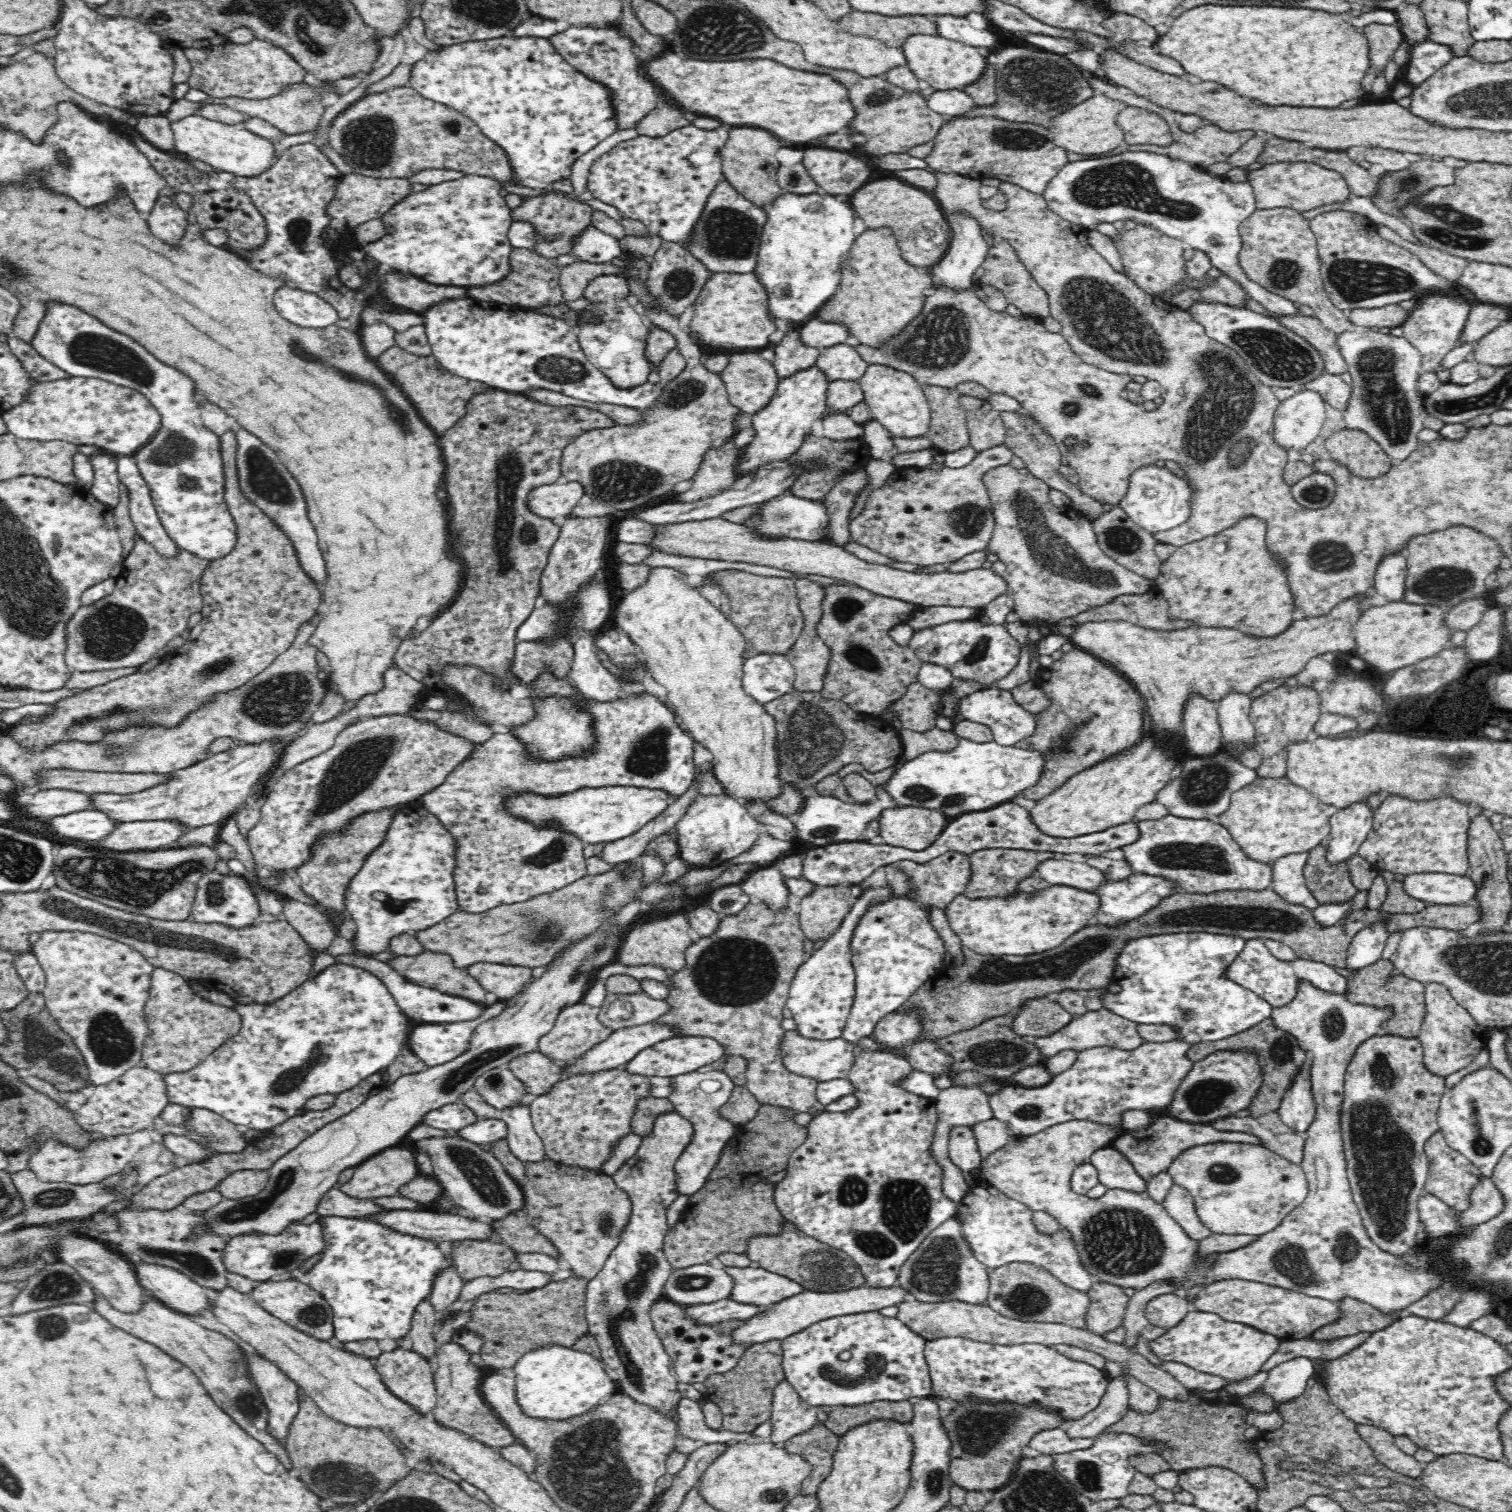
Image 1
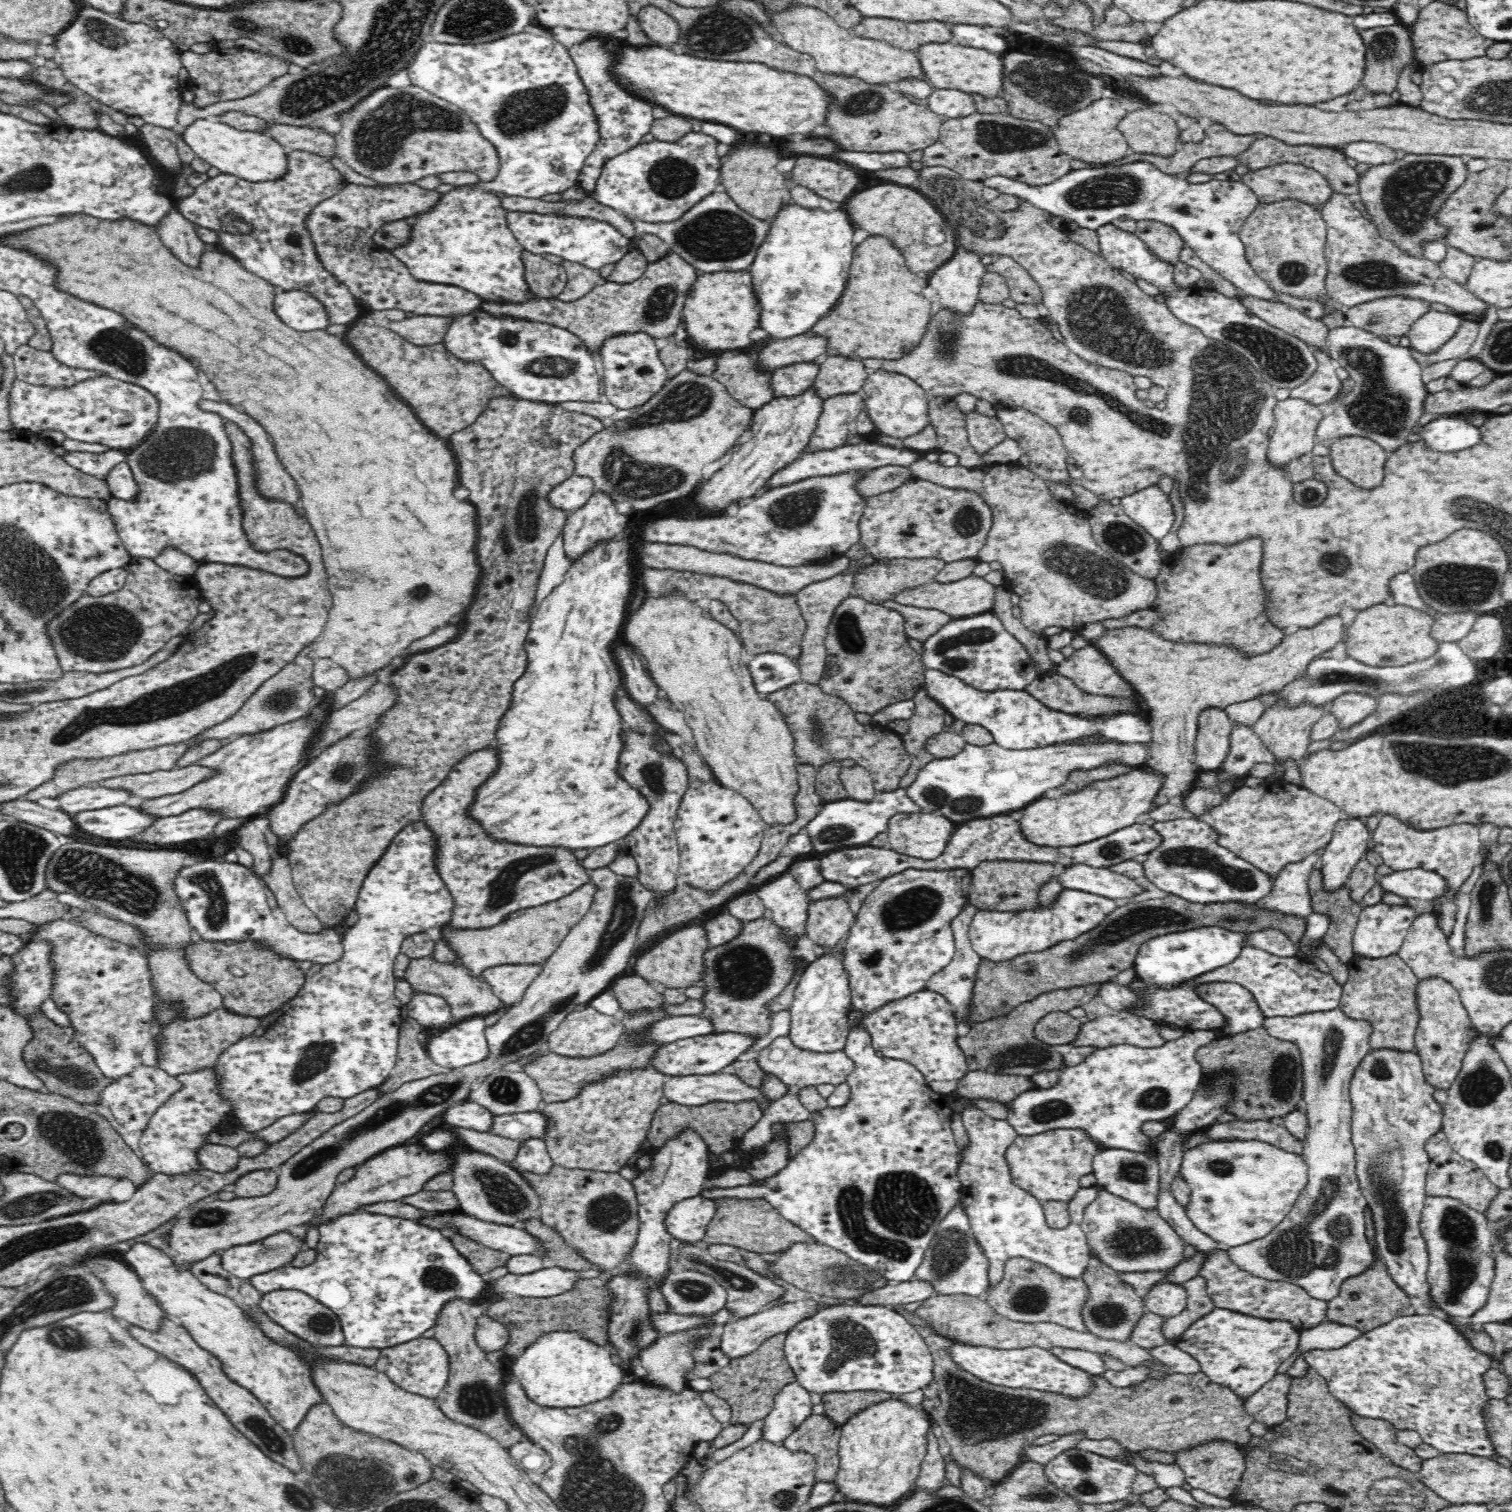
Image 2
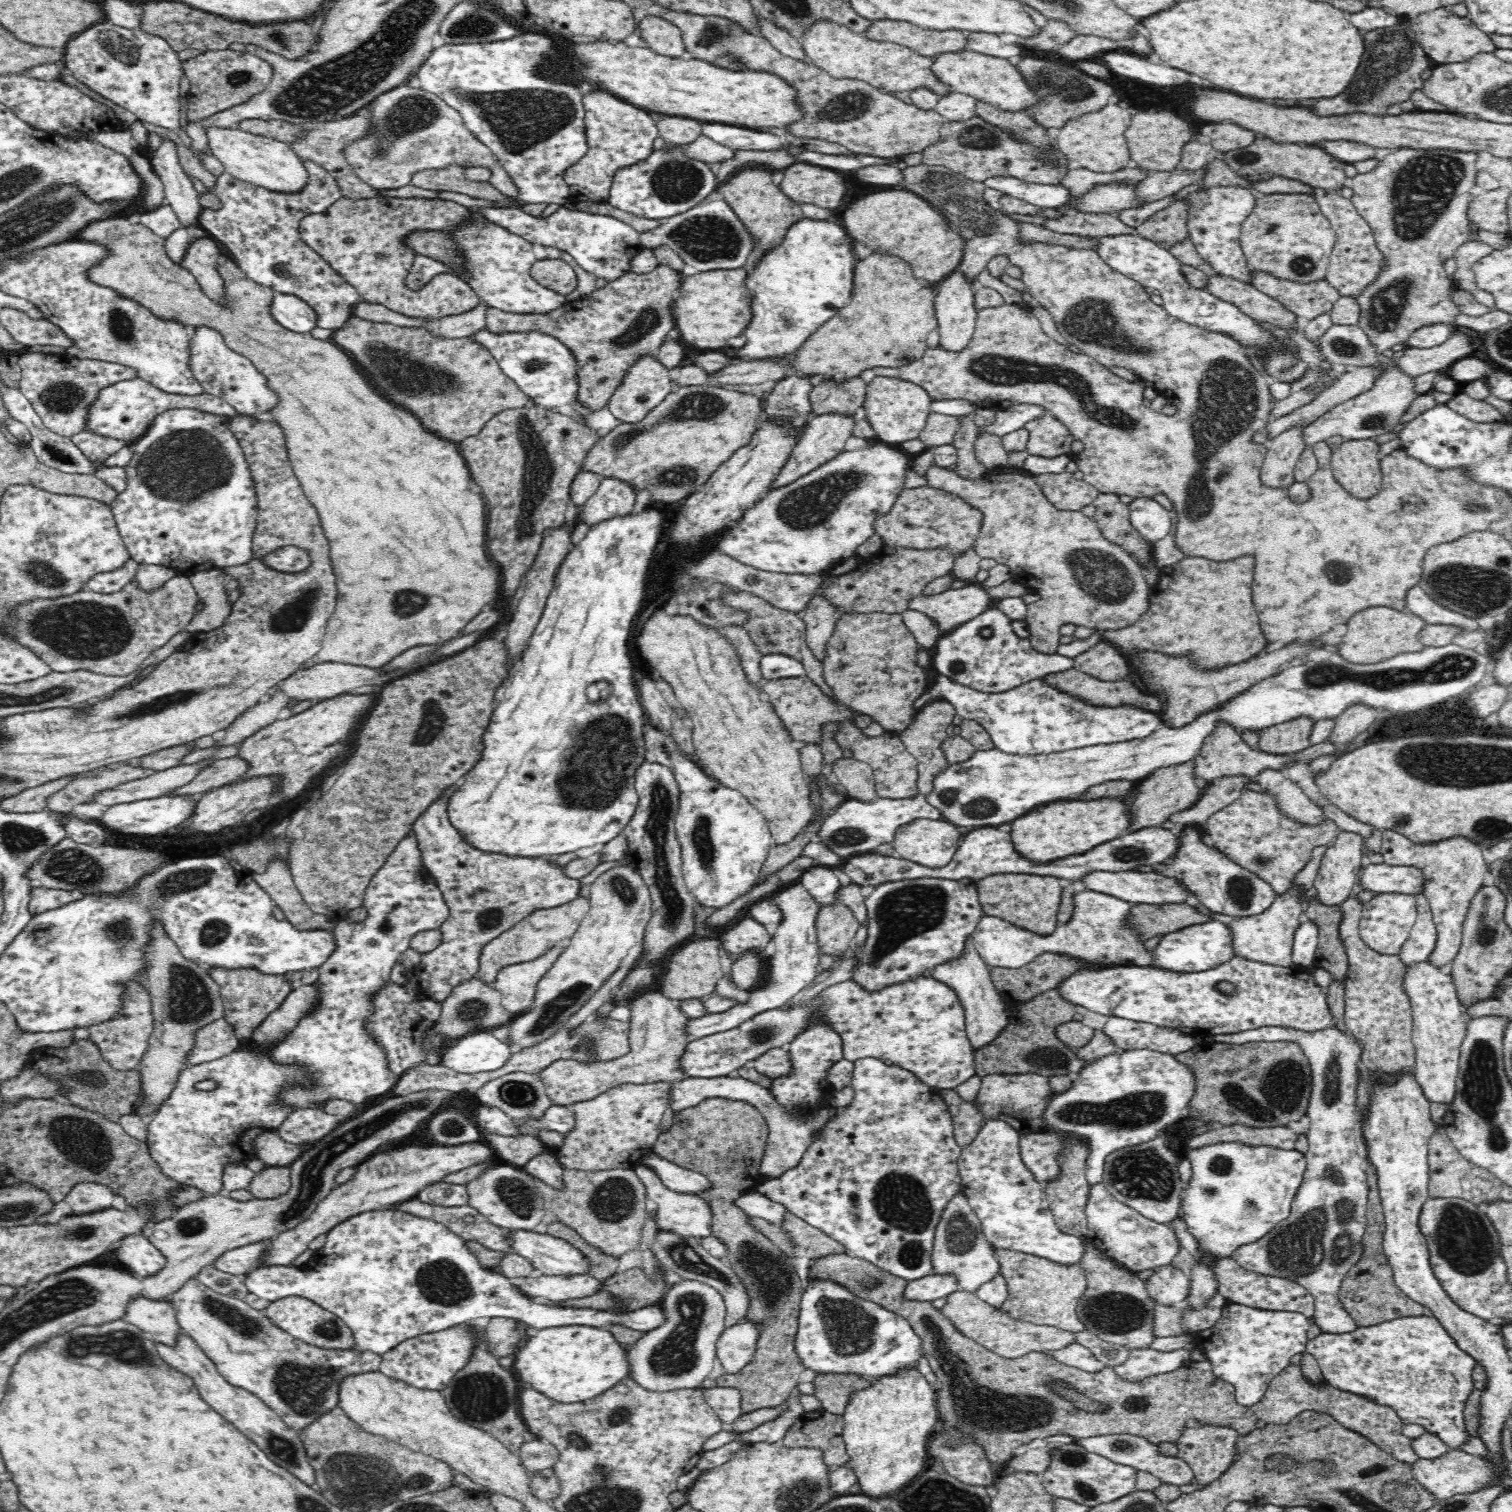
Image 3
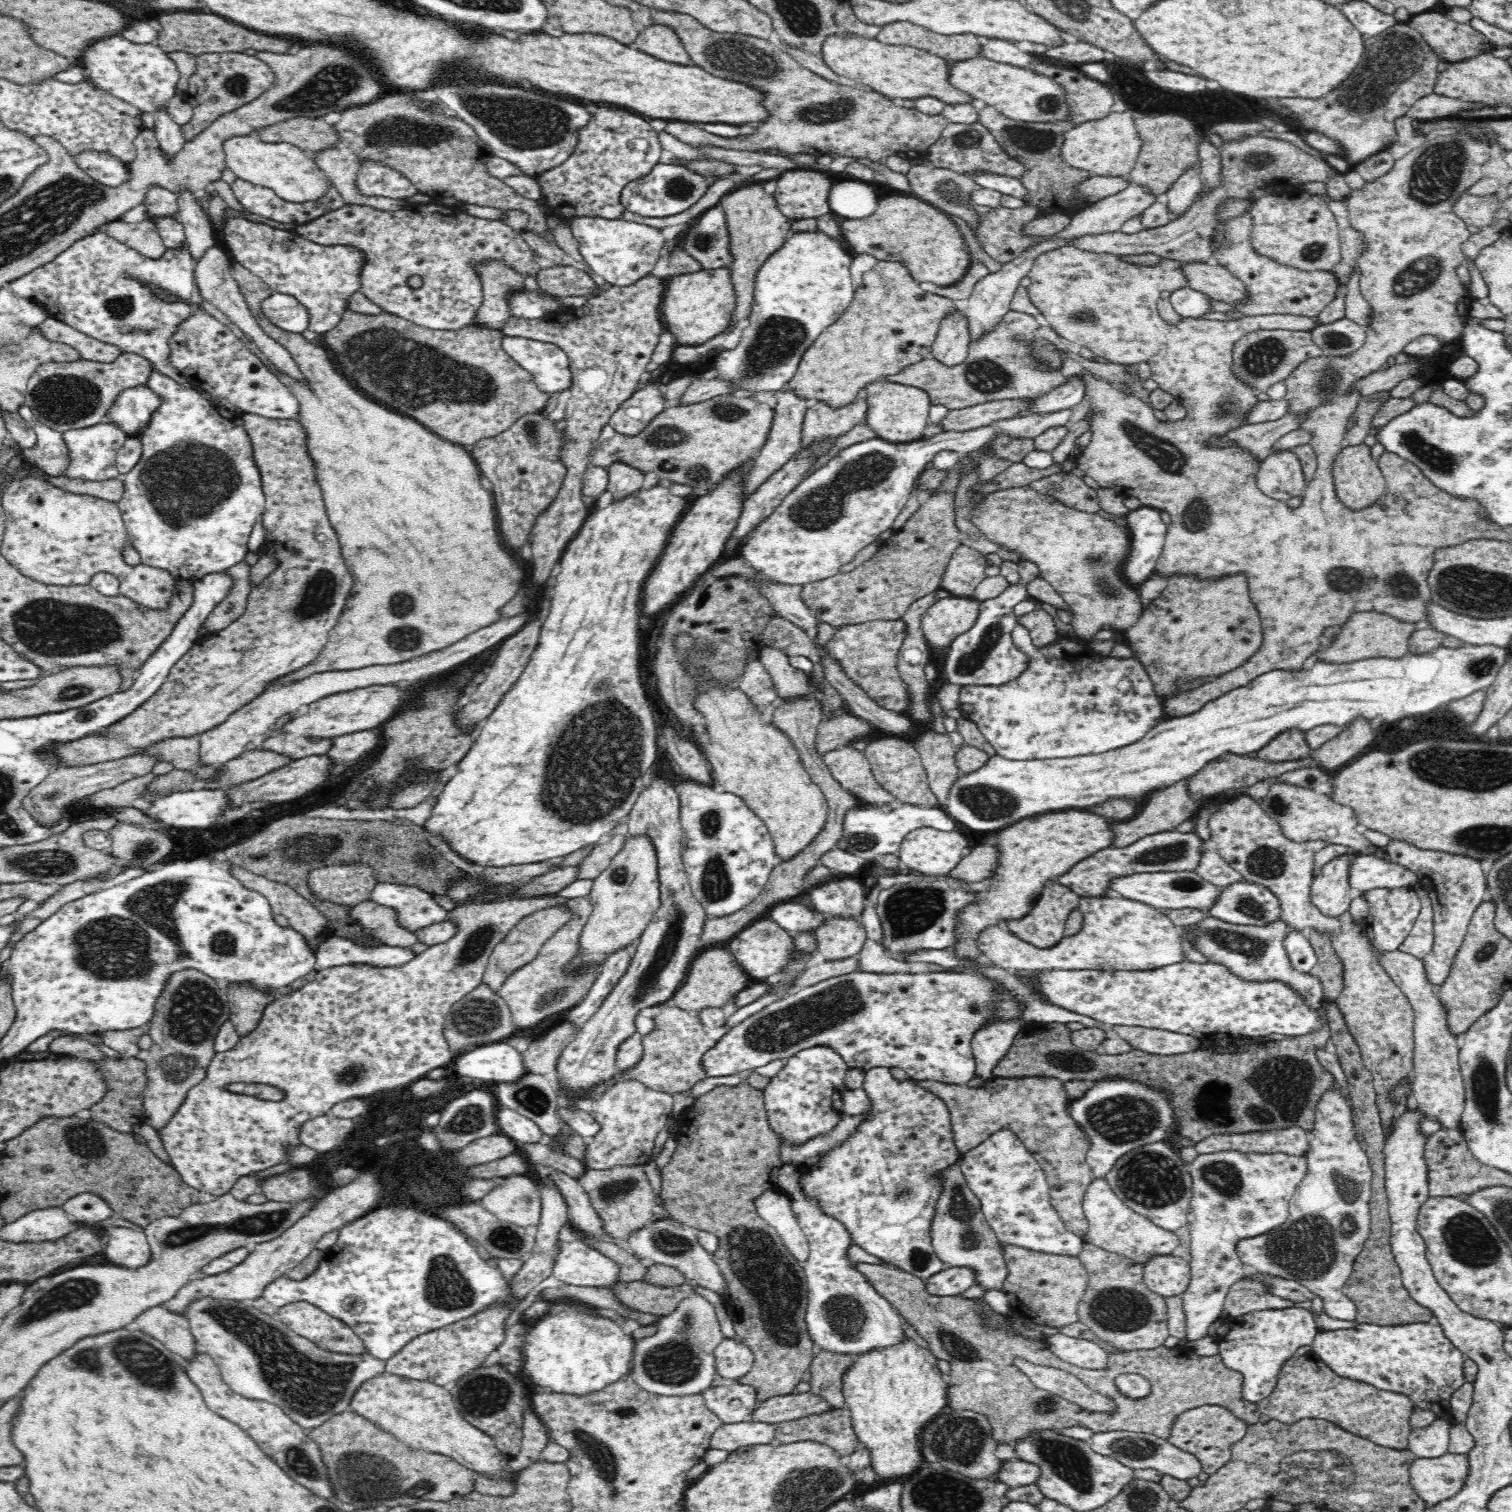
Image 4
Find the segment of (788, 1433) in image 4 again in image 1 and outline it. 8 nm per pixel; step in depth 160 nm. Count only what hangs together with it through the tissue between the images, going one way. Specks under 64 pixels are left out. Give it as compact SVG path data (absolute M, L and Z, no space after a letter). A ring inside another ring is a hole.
M820 1421L810 1430L782 1443L788 1452L803 1456L813 1466L812 1472L802 1483L801 1494L817 1494L818 1487L832 1470L833 1454L838 1443L839 1436Z

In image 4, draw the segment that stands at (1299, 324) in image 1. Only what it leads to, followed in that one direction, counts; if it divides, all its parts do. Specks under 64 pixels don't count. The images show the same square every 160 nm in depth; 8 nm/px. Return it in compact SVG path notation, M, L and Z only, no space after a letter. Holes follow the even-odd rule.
M1180 262L1180 271L1187 279L1188 288L1206 294L1210 299L1230 304L1247 298L1245 284L1218 264Z

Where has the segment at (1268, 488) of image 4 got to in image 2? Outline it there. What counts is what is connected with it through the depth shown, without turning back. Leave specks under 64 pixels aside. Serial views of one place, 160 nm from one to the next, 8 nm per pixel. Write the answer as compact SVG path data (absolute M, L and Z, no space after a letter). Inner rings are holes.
M1290 396L1285 400L1277 401L1274 415L1278 424L1276 424L1273 436L1269 438L1266 457L1270 465L1284 468L1285 464L1312 451L1317 442L1315 432L1323 415L1318 406Z

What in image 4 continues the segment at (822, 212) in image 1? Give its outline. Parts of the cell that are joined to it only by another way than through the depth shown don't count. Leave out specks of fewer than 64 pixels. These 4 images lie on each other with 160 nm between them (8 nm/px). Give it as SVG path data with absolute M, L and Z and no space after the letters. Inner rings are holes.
M818 230L790 234L786 242L770 255L755 277L754 306L750 314L750 326L742 330L742 340L734 350L720 352L714 361L714 368L708 375L722 379L730 385L732 392L773 392L784 390L784 385L792 380L798 370L806 350L818 340L824 328L828 328L841 318L840 314L850 306L854 296L852 276L850 276L850 254L844 250L844 242L830 238Z

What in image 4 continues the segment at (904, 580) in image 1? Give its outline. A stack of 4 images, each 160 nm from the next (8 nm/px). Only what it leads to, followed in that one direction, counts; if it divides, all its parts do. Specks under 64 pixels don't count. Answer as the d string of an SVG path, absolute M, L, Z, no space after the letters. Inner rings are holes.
M949 596L937 601L922 615L921 627L931 650L931 658L944 658L950 643L974 626L980 601Z

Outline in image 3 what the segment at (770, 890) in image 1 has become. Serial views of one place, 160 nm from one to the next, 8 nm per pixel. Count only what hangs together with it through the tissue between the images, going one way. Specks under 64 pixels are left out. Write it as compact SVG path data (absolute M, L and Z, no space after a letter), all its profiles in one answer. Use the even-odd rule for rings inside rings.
M800 881L789 884L787 888L775 894L772 902L781 908L783 921L773 935L776 952L768 959L766 974L764 974L761 984L750 991L746 1002L738 1003L726 1012L708 1013L702 1018L690 1019L687 1022L687 1033L692 1041L736 1028L754 1015L768 1009L781 1007L800 991L806 991L808 984L820 974L818 968L820 950L815 924L821 906L813 900Z

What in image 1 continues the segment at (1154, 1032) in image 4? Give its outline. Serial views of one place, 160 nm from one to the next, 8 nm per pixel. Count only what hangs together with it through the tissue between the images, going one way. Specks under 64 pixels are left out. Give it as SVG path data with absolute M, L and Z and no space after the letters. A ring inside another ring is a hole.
M1104 1008L1097 1011L1088 1011L1086 1014L1075 1016L1066 1026L1063 1026L1057 1033L1048 1035L1048 1038L1031 1038L1043 1056L1051 1057L1063 1050L1084 1050L1095 1047L1116 1047L1122 1050L1134 1050L1140 1048L1146 1041L1141 1038L1137 1027L1140 1024L1119 1017Z

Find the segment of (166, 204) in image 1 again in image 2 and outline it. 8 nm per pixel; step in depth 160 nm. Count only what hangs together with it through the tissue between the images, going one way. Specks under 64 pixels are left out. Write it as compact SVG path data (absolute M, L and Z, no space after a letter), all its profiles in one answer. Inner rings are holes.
M176 205L157 227L159 237L174 256L186 266L199 266L202 255L206 252L206 243L197 234L194 224L180 214Z

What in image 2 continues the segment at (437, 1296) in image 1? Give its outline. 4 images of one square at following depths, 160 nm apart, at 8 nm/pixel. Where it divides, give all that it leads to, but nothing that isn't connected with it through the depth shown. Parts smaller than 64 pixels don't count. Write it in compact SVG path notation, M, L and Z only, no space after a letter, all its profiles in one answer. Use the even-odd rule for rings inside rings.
M466 1300L448 1302L434 1327L436 1333L433 1337L444 1347L451 1362L448 1384L435 1401L450 1420L475 1428L509 1449L514 1443L524 1442L528 1438L510 1419L503 1397L506 1379L501 1367L490 1363L486 1357L487 1352L477 1345L477 1320L470 1314L470 1305Z

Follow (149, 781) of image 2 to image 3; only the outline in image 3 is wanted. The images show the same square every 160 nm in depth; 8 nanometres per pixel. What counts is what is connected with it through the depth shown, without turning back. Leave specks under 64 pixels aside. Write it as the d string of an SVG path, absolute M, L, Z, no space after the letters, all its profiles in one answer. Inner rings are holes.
M238 755L233 758L216 760L216 762L212 763L212 766L204 768L204 770L202 770L190 784L186 784L186 786L174 790L172 795L194 796L204 794L241 780L242 776L248 774L248 770L250 770L250 763L238 757Z

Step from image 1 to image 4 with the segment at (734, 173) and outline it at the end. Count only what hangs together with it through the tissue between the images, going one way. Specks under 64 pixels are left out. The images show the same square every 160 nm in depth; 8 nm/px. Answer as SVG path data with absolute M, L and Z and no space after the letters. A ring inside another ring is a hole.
M760 182L752 183L732 190L726 196L723 196L718 204L726 217L730 255L732 255L732 262L727 269L730 271L731 282L734 284L734 290L736 290L736 308L734 308L734 314L732 314L732 322L724 330L724 334L732 332L740 320L750 316L752 300L754 300L752 292L755 290L755 277L758 269L770 255L782 248L786 239L792 234L790 231L792 220L780 213L774 196L768 196L764 192L762 184Z

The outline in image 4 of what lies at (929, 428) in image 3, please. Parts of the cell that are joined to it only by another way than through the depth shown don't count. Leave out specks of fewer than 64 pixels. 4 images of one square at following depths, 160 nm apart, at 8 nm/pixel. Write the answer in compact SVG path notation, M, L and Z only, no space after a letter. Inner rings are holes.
M1037 398L1006 399L985 402L973 407L949 410L941 424L945 430L966 432L983 426L993 426L1000 420L1010 420L1032 414L1033 402Z

